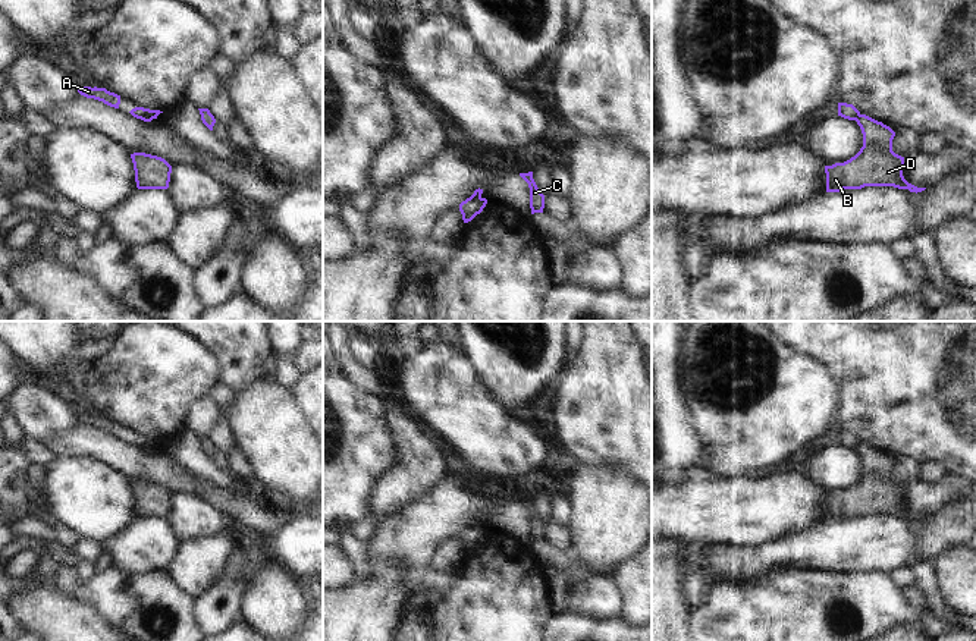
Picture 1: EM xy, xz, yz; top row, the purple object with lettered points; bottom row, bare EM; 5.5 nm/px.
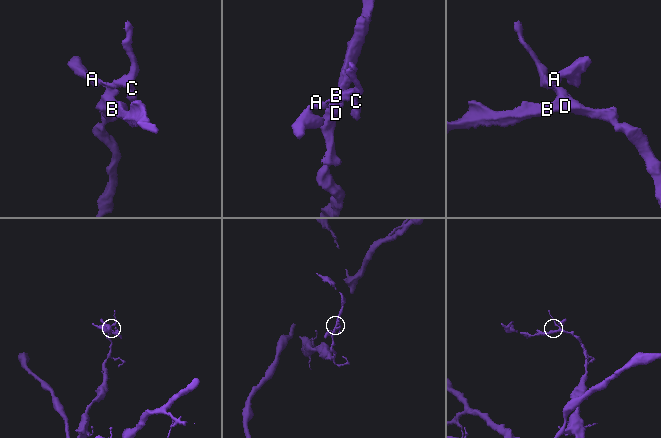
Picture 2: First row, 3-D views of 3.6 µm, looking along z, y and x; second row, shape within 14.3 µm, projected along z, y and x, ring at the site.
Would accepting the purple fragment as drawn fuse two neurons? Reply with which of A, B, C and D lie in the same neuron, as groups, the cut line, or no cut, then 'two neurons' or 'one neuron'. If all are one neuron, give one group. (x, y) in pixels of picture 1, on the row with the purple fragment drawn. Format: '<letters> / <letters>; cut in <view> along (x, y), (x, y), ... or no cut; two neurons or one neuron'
A C / B D; cut in yz along (859, 113), (854, 119); two neurons

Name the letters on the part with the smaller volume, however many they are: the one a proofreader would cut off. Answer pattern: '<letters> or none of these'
A, C

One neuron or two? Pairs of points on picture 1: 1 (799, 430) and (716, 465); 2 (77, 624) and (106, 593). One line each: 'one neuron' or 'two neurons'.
1: one neuron
2: two neurons

